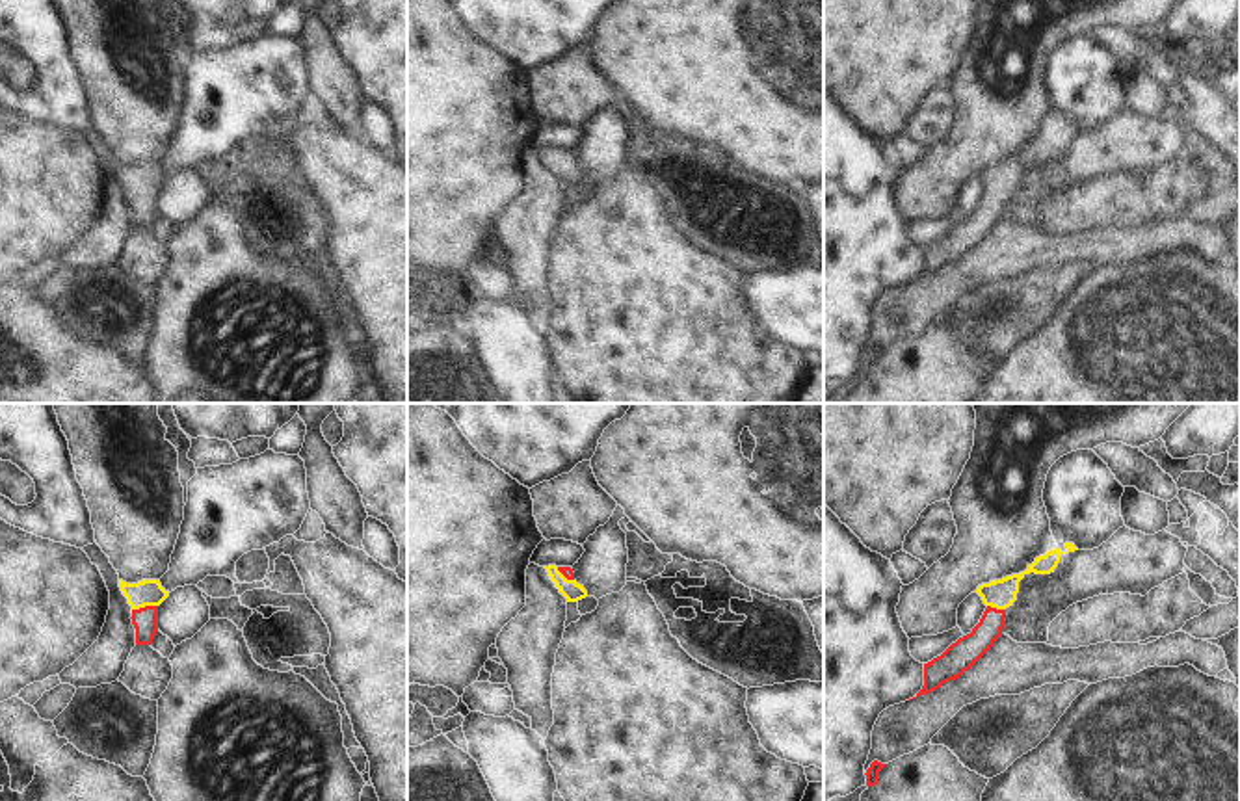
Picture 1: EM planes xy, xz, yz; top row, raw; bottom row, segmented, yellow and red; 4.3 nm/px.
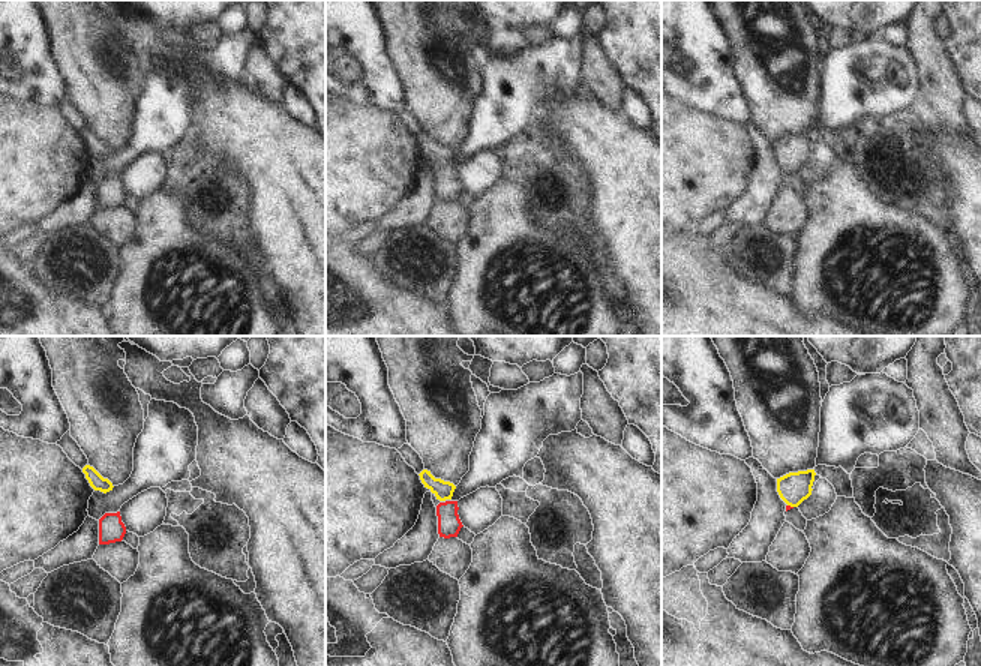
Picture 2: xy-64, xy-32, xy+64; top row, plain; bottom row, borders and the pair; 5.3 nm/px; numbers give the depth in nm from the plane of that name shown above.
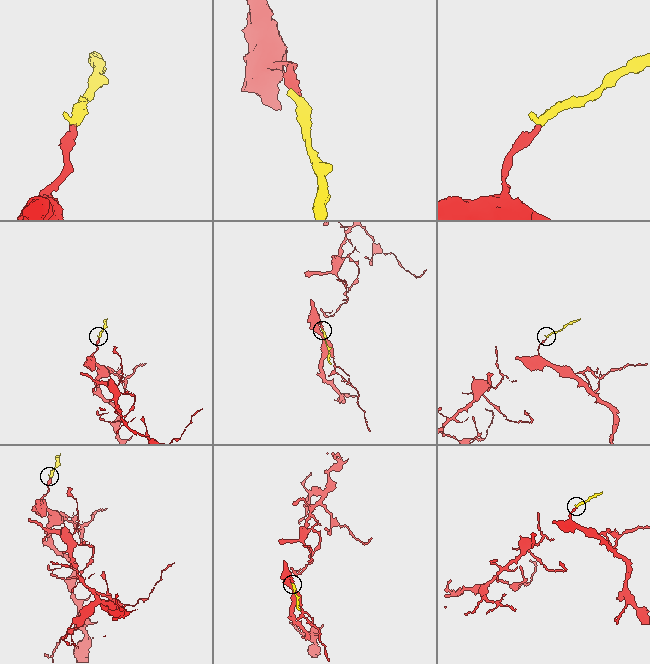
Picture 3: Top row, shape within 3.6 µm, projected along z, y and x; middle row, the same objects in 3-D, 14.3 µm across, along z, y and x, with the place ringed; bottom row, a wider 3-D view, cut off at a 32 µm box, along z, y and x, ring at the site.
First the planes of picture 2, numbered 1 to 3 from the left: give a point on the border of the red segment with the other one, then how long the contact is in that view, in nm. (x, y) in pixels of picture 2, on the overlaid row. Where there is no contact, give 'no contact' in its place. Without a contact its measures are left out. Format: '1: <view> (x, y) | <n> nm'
1: no contact
2: no contact
3: xy+64 (791, 506) | 40 nm

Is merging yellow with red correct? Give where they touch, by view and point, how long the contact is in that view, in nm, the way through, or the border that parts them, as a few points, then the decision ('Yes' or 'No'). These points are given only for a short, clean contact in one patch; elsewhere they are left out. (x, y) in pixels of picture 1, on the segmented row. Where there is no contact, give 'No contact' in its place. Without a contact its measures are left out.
Touches yellow at xy (144, 606). Shared border 110 nm. Path across: xy (144, 593), (144, 606), (145, 619). Yes

